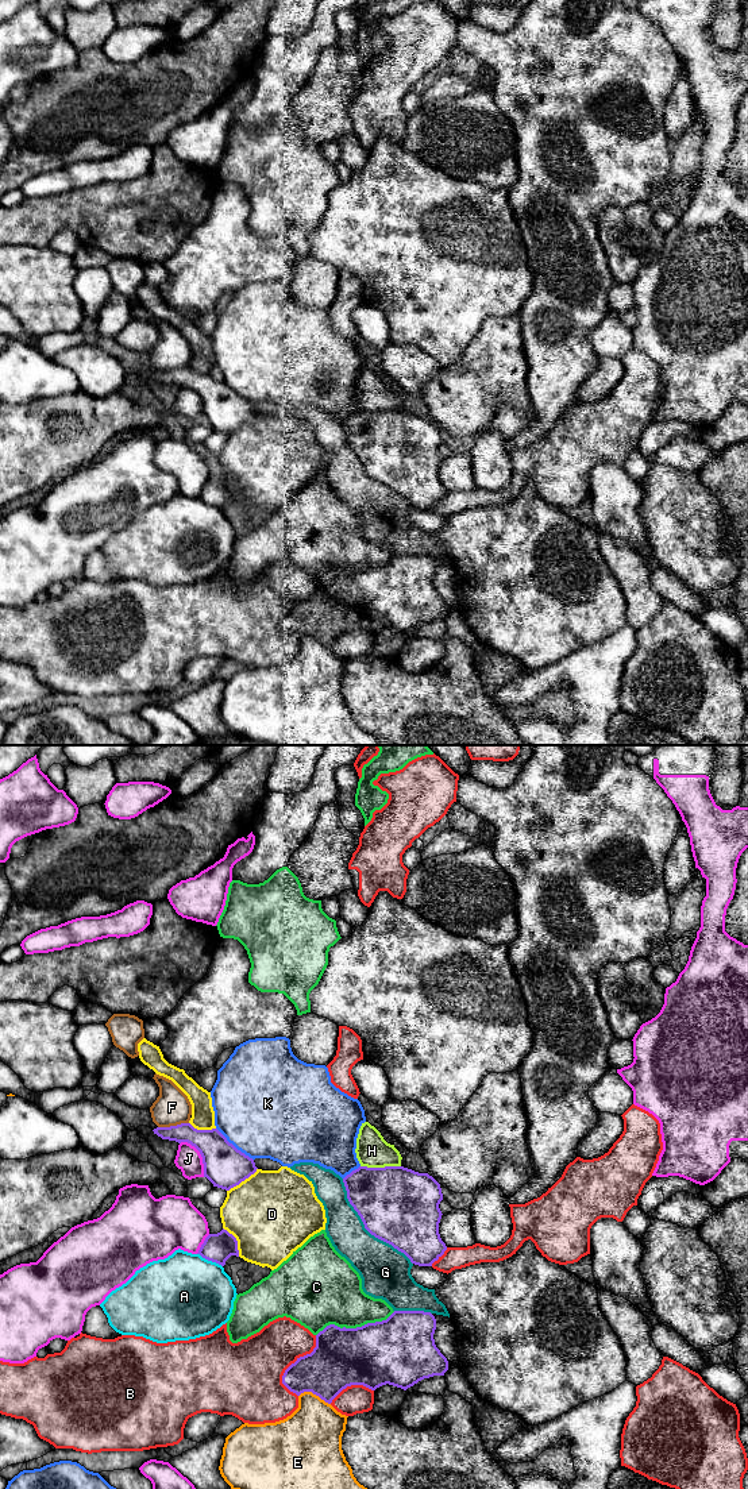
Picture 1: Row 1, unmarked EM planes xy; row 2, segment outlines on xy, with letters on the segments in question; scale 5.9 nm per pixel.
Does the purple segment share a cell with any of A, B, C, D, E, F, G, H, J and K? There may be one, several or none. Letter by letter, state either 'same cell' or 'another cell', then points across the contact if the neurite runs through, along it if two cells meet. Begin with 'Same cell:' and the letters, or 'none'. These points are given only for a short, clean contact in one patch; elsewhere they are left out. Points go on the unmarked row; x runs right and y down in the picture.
Same cell: none
A: another cell
B: another cell
C: another cell
D: another cell
E: another cell
F: another cell | along xy (188, 366), (158, 371)
G: another cell
H: another cell
J: another cell
K: another cell

